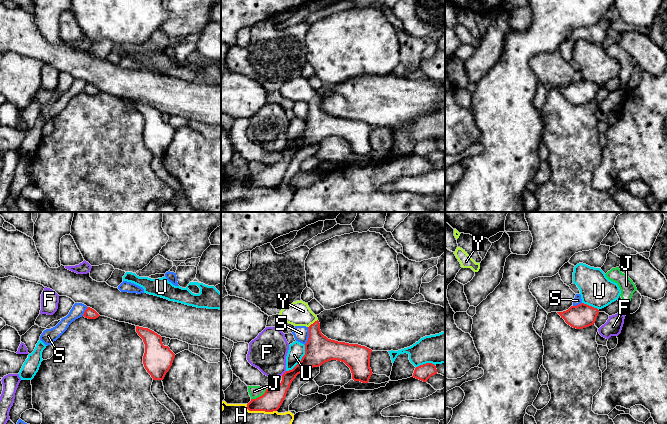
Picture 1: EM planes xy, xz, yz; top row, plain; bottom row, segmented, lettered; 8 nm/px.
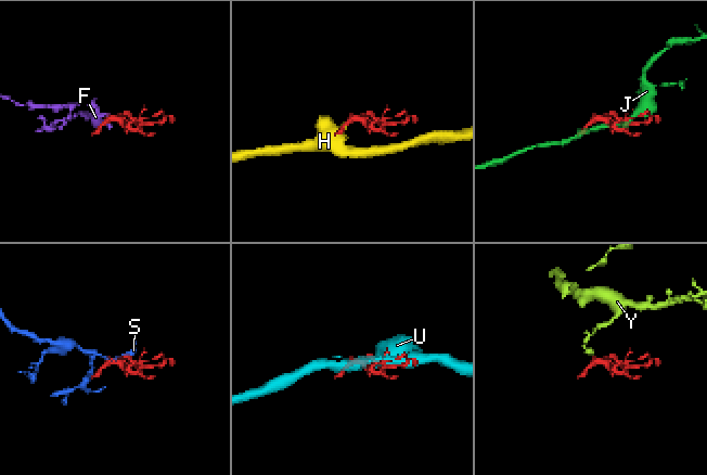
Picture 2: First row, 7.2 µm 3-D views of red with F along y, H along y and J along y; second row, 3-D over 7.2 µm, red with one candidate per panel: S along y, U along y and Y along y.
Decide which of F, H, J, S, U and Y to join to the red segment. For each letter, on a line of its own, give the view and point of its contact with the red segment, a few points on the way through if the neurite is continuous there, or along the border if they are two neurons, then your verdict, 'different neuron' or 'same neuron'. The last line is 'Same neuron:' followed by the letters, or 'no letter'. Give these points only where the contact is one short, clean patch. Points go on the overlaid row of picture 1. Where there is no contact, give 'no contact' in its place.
F: meets red in xz at (284, 373); border along xz (286, 371), (281, 375); different neuron
H: meets red in xz at (260, 410); border along xz (246, 404), (249, 410), (276, 411); different neuron
J: meets red in xz at (260, 396); different neuron
S: meets red in xz at (309, 336); border along xz (308, 327), (308, 340), (304, 344); different neuron
U: meets red in xz at (301, 360); different neuron
Y: meets red in xz at (313, 323); runs through xz (319, 349), (313, 323), (298, 313); same neuron
Same neuron: Y

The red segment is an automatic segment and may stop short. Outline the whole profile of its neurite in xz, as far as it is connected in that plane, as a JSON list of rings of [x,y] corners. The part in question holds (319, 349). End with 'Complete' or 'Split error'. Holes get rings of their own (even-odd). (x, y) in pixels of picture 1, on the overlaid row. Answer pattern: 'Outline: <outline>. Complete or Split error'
Outline: [[[302,300],[284,307],[279,315],[284,322],[294,326],[306,326],[309,329],[305,355],[292,370],[286,371],[282,375],[282,381],[278,386],[266,389],[262,396],[251,399],[247,404],[249,411],[277,411],[298,374],[331,360],[344,362],[350,368],[354,381],[369,382],[373,374],[370,368],[371,349],[358,344],[328,339],[321,333],[317,315]]]. Split error

